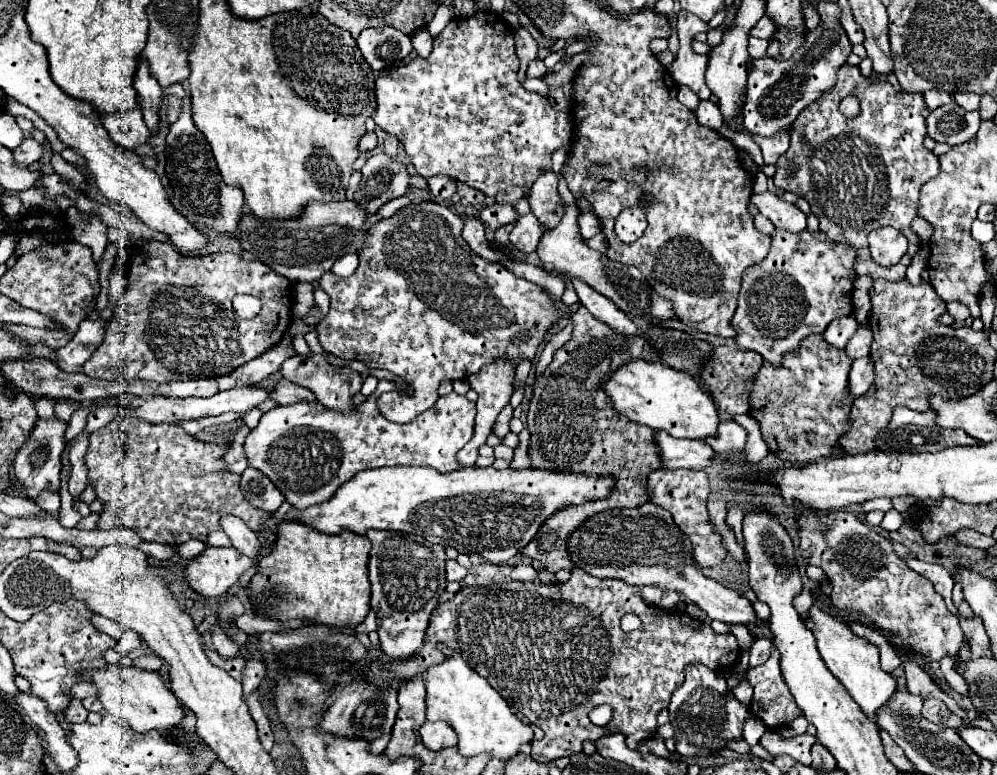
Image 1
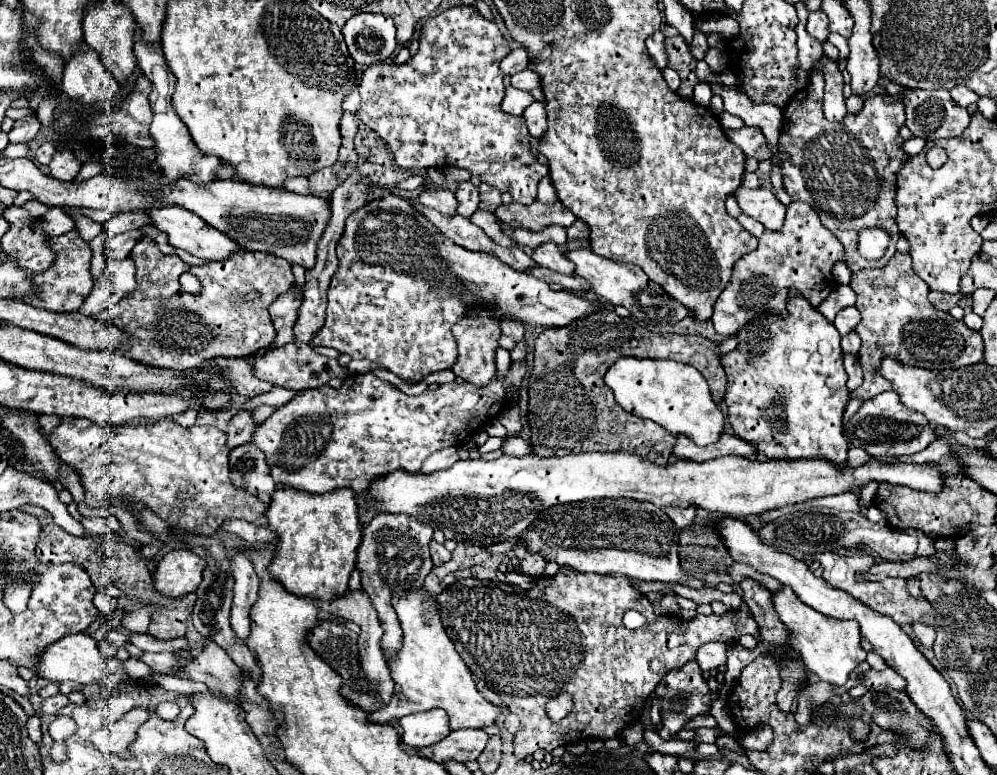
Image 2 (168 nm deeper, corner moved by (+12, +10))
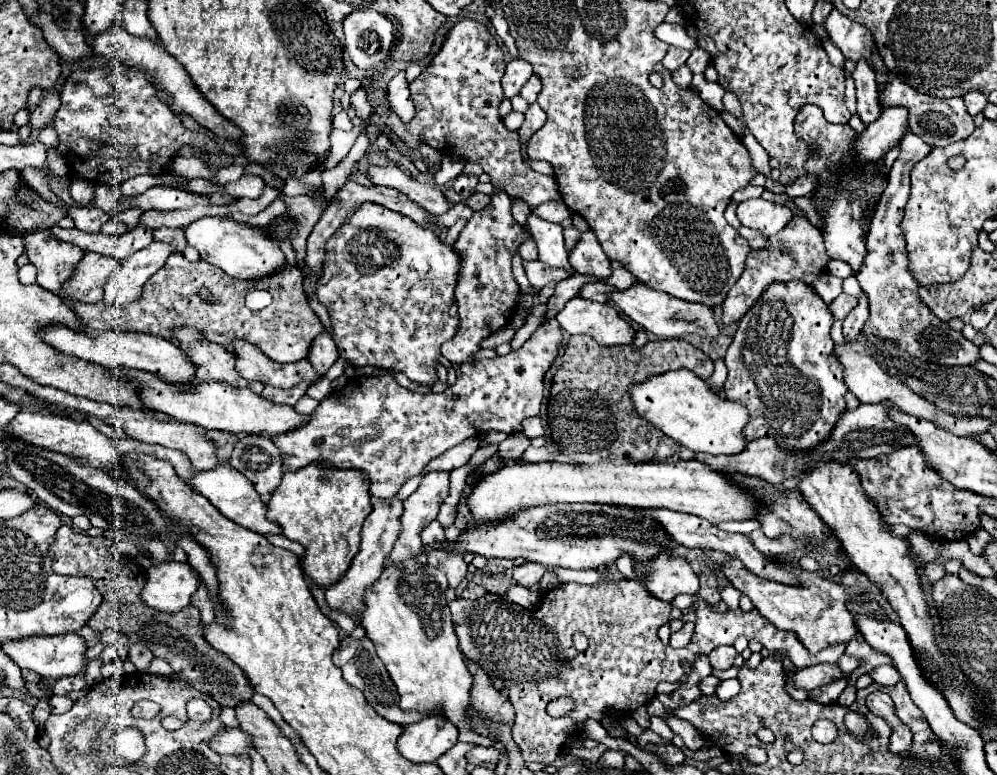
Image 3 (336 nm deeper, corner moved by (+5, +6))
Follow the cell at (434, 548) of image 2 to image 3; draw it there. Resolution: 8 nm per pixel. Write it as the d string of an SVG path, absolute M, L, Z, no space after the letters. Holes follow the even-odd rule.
M435 520L435 522L431 522L427 528L425 528L425 532L421 532L423 536L423 544L425 546L433 546L433 544L443 544L445 542L445 532L443 532L443 528L441 528L441 524Z

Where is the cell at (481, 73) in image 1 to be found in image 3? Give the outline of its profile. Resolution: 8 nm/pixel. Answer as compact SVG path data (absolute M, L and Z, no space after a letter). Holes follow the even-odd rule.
M461 18L445 36L445 42L441 46L441 50L435 54L435 58L431 60L431 64L419 74L419 78L415 78L409 84L411 90L411 98L413 98L413 106L415 106L415 118L411 122L403 122L391 108L389 104L389 92L381 86L369 90L367 100L373 106L375 116L379 116L379 120L385 124L385 128L399 136L399 140L411 148L417 150L423 142L429 144L435 150L449 150L443 152L445 156L457 156L459 160L465 162L477 162L483 166L483 172L487 172L493 180L493 186L499 190L505 190L509 196L513 198L521 198L525 200L531 208L539 206L541 202L547 200L555 200L559 198L559 188L555 182L553 174L539 174L533 168L527 166L527 162L521 156L521 140L517 132L505 130L505 124L499 116L499 104L503 100L503 90L501 90L501 78L505 72L505 54L499 48L495 36L487 30L485 24L473 20L473 18Z

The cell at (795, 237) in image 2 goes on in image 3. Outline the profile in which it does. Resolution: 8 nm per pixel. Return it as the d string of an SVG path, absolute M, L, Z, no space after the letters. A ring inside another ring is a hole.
M795 216L785 230L781 230L775 236L769 236L769 246L761 250L751 250L749 258L745 262L745 270L741 278L733 284L729 290L725 302L723 302L723 318L721 322L725 326L739 322L757 298L773 284L773 282L789 282L789 280L803 280L803 282L815 282L823 274L823 268L829 264L829 254L823 246L823 234L817 226L813 226L807 216Z

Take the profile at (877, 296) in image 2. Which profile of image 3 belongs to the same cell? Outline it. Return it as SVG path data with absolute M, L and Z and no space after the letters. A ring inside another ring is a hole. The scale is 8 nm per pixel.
M907 132L903 136L901 154L891 166L889 184L873 214L867 236L869 254L865 258L863 268L855 274L863 292L869 298L869 312L871 312L869 320L863 326L863 334L889 340L915 358L923 358L943 366L969 366L981 358L979 348L973 342L967 342L967 338L963 338L959 330L953 330L949 328L947 322L941 322L925 306L925 302L921 302L917 294L921 284L913 278L913 272L909 270L909 256L905 250L905 238L901 234L901 214L909 198L909 172L929 152L931 146L921 142L921 138L915 136L913 132Z

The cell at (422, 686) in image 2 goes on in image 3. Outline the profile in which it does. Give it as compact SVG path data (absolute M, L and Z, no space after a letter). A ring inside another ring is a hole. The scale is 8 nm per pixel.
M405 562L405 568L399 570L397 566L385 566L377 584L365 594L365 612L359 624L367 630L367 638L373 640L377 656L383 660L391 680L397 686L401 696L401 710L403 712L421 712L433 714L435 710L451 720L459 728L459 740L482 746L493 746L491 739L475 733L471 728L469 706L471 706L471 686L473 678L465 666L465 656L459 650L459 638L451 624L451 612L445 600L447 578L437 568L431 568L421 562Z

